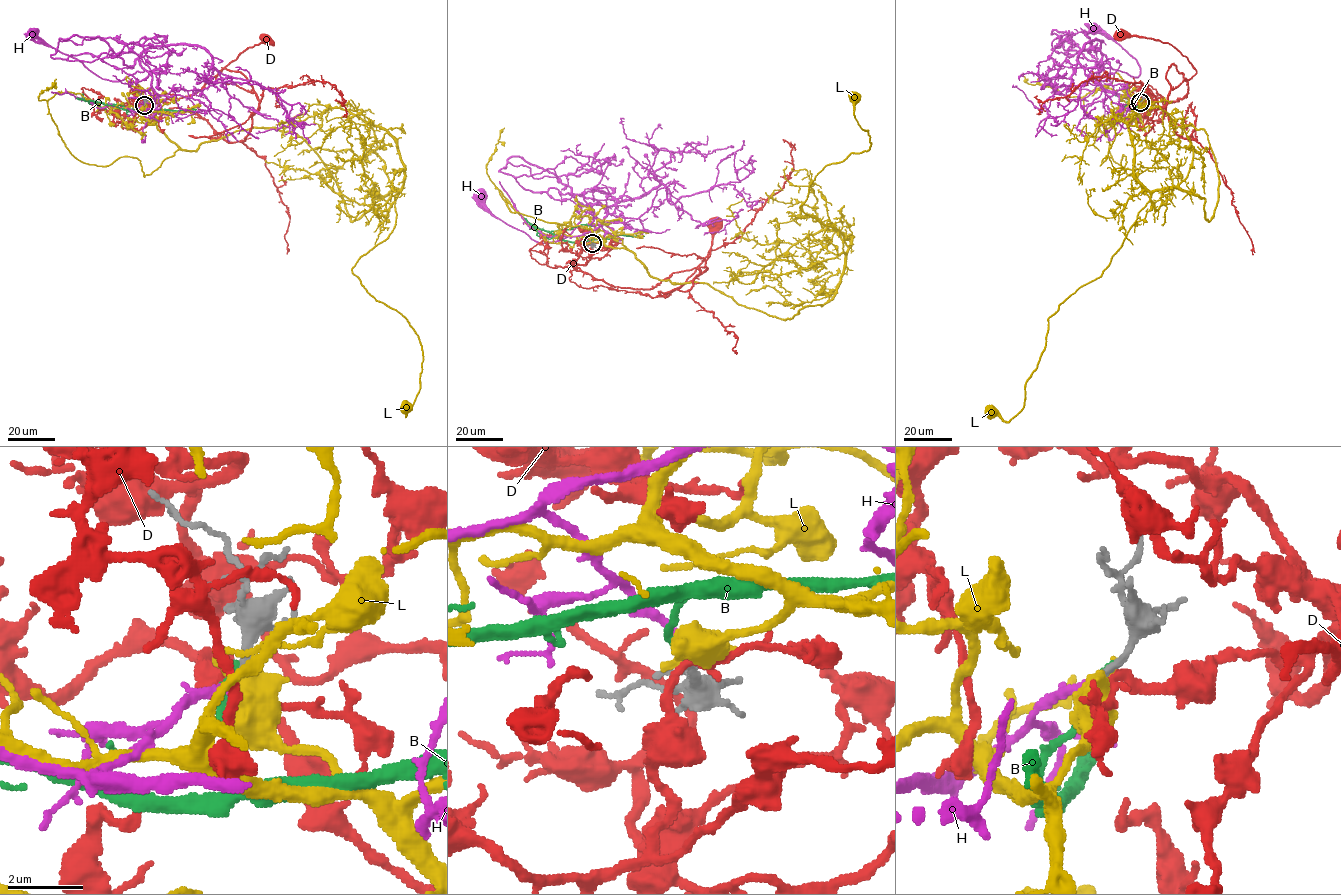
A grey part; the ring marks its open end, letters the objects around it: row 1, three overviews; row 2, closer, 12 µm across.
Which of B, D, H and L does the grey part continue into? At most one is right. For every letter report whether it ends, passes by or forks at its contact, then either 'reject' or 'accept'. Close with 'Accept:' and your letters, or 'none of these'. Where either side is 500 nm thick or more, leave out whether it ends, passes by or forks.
B: it ends there; reject
D: it passes by; reject
H: it ends there; accept
L: reject
Accept: H

